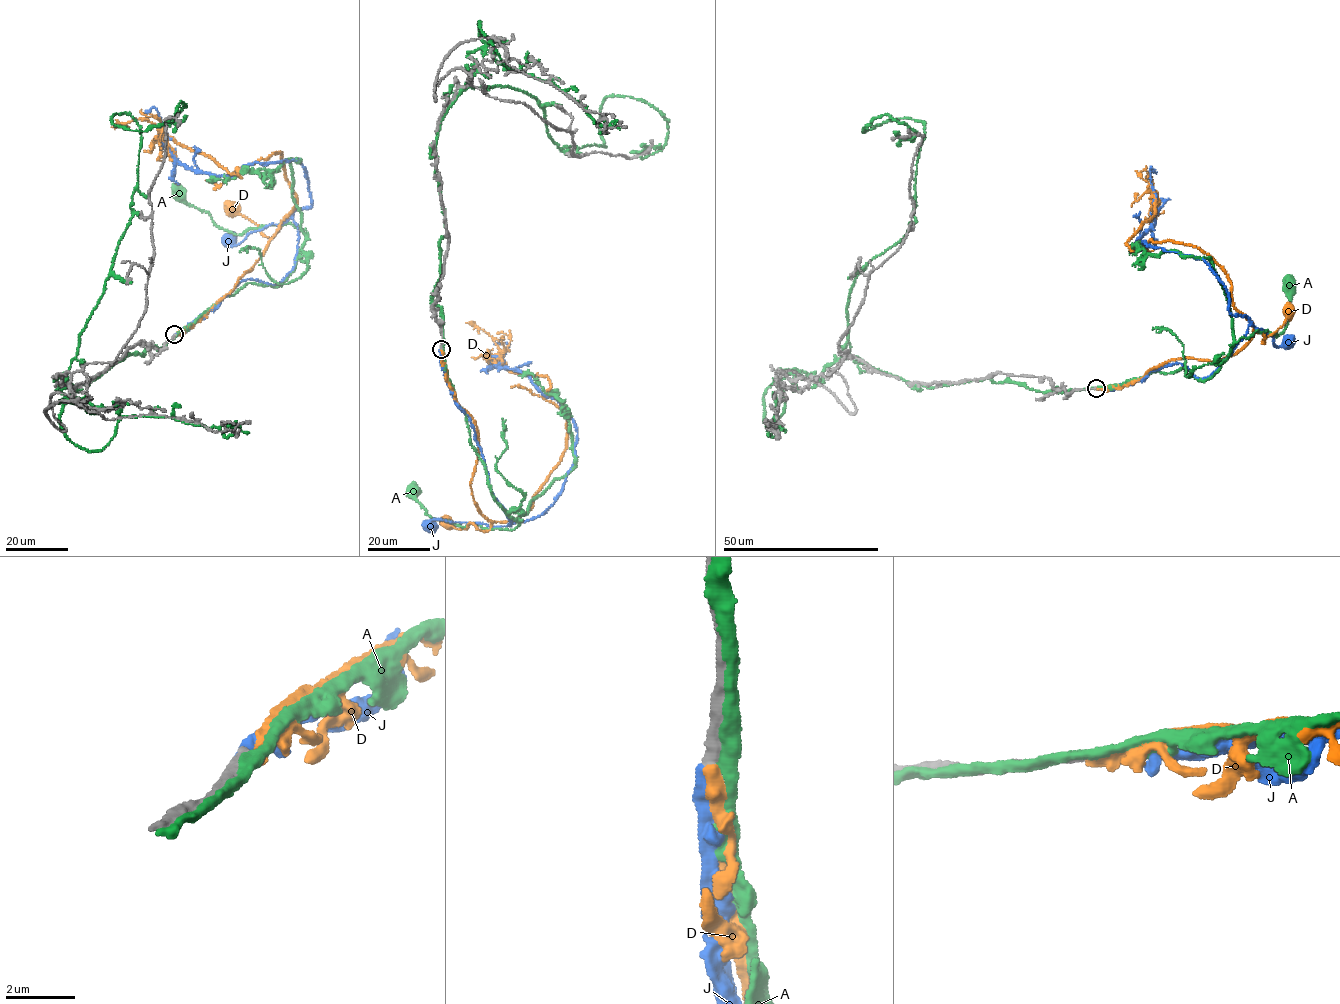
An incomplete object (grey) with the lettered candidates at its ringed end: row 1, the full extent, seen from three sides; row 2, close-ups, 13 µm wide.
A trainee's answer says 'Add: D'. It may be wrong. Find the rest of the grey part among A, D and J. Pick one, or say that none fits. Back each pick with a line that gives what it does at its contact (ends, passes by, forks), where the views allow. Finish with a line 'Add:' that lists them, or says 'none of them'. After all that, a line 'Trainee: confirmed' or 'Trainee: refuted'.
Add: none of them
Trainee: refuted

